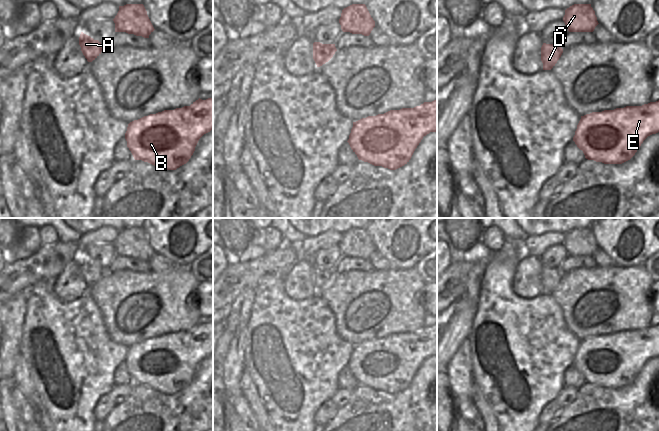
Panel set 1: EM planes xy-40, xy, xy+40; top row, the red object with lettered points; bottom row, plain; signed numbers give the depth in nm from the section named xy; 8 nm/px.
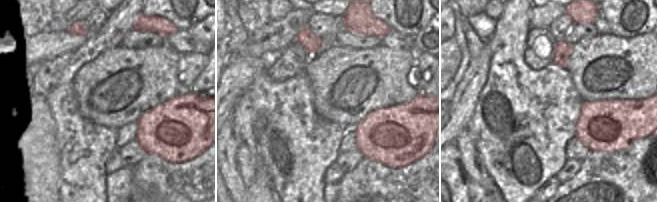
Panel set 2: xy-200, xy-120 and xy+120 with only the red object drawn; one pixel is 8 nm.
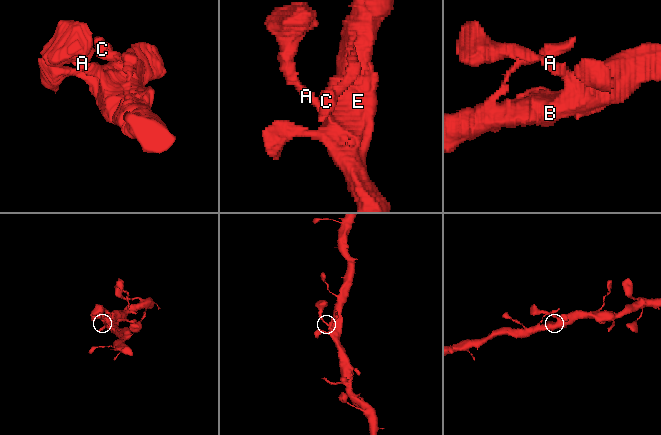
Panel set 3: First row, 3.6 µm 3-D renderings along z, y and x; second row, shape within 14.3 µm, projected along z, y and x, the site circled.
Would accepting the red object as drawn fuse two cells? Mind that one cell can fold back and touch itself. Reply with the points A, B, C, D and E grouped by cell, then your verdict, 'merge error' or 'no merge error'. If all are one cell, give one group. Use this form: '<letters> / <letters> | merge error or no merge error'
A B C D E | no merge error

